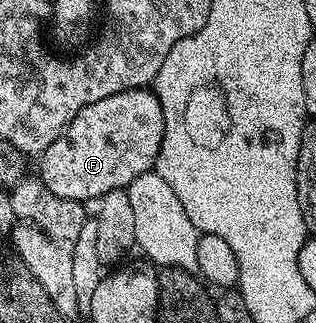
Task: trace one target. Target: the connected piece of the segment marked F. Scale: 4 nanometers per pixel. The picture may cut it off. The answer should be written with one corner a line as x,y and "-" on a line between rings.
147,87
129,89
121,93
113,93
113,97
101,97
101,101
93,101
85,105
69,121
69,125
38,156
39,171
37,178
53,193
62,199
72,199
84,205
99,200
105,193
113,193
126,189
139,175
150,172
156,166
155,158
160,158
165,147
167,121
165,109
159,103
154,90

